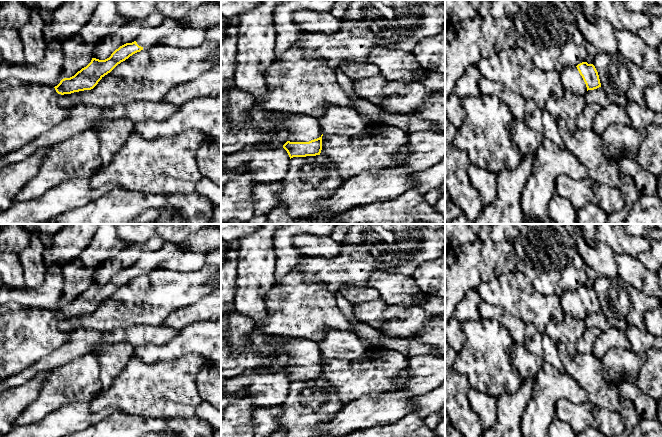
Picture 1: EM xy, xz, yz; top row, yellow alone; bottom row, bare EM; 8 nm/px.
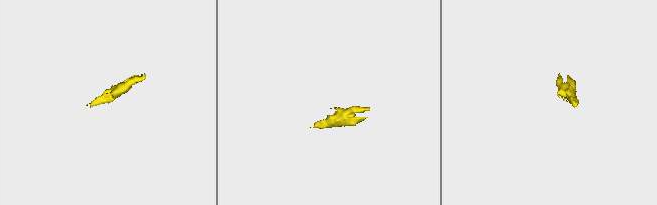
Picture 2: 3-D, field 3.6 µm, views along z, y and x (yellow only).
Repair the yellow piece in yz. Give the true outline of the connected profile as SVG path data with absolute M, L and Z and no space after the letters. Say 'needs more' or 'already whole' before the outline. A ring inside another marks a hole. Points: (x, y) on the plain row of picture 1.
needs more; M587 286L565 292L560 297L560 303L563 314L569 314L582 321L585 321L588 314L601 311L595 290Z

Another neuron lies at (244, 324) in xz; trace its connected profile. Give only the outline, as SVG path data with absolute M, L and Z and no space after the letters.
M234 307L227 319L221 318L221 332L226 333L225 339L233 352L242 351L249 342L249 335L254 331L254 321L239 315Z

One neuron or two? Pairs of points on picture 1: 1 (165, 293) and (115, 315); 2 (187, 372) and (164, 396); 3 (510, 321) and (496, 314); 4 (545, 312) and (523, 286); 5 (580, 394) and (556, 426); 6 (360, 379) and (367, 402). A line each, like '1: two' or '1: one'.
1: one
2: one
3: one
4: one
5: two
6: two

